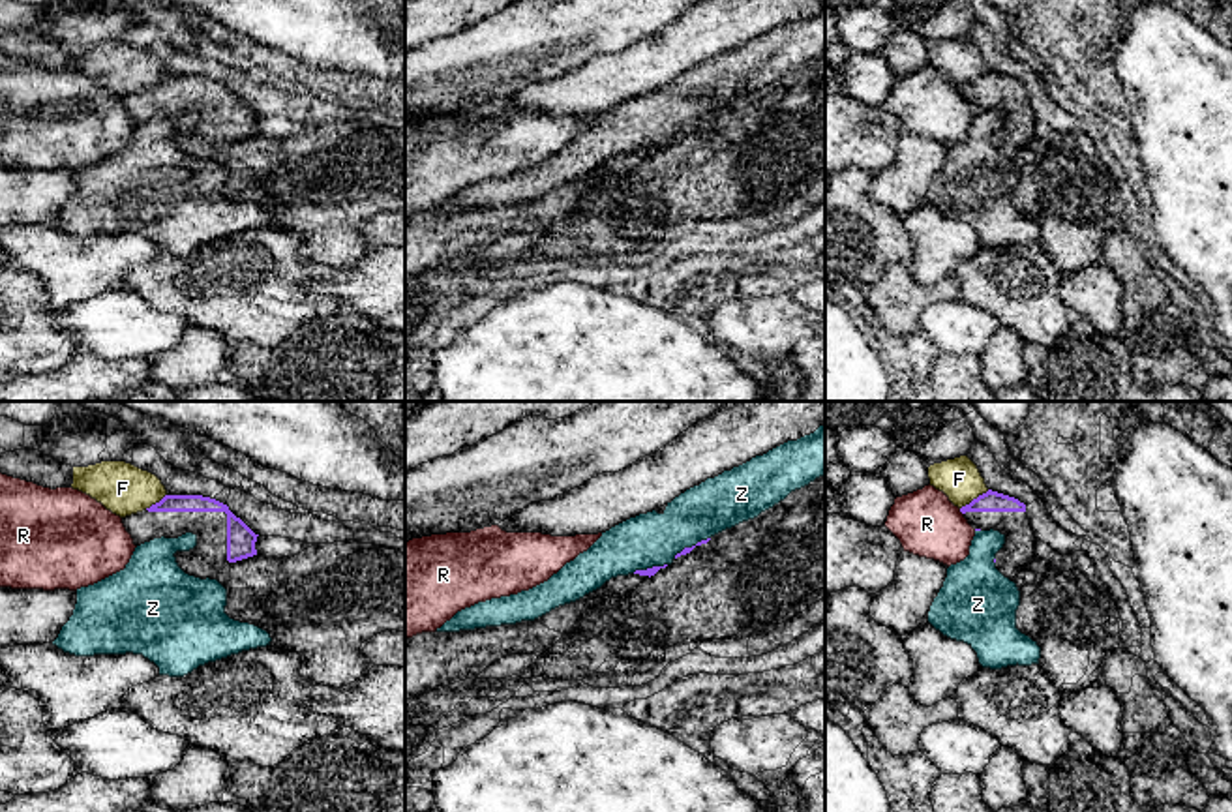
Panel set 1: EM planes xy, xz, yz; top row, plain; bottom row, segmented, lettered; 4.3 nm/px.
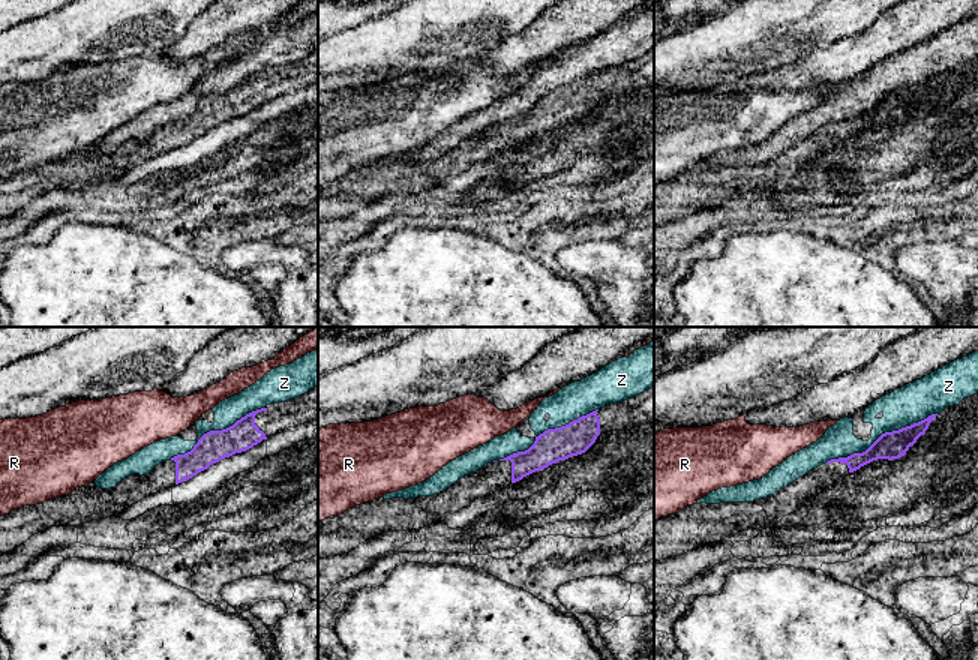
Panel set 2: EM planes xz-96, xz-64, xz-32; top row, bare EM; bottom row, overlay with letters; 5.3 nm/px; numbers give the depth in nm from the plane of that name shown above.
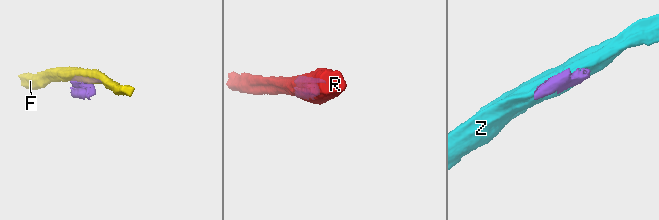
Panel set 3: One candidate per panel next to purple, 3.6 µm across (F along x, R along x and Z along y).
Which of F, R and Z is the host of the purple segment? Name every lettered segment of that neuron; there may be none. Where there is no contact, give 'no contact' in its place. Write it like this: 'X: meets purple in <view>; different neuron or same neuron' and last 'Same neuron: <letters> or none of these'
F: meets purple in yz; different neuron
R: meets purple in yz; different neuron
Z: meets purple in xz; different neuron
Same neuron: none of these

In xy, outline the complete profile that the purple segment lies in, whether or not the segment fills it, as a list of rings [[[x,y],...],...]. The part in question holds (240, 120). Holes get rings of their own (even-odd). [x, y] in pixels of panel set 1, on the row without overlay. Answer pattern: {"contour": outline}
{"contour": [[[165,75],[150,88],[122,98],[133,124],[154,118],[197,116],[189,131],[176,131],[178,146],[195,158],[216,159],[229,144],[257,135],[257,116],[227,84],[203,75]]]}

